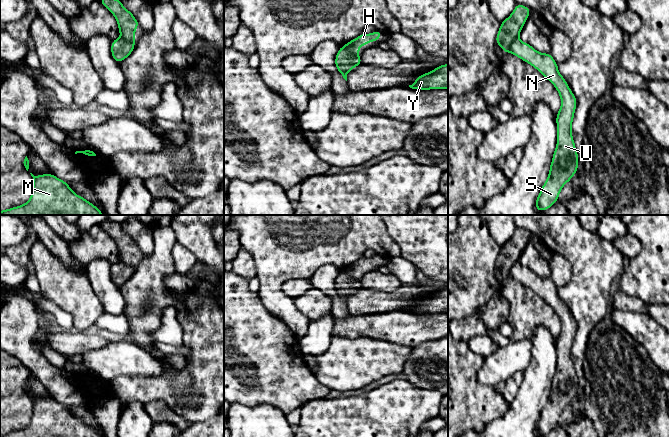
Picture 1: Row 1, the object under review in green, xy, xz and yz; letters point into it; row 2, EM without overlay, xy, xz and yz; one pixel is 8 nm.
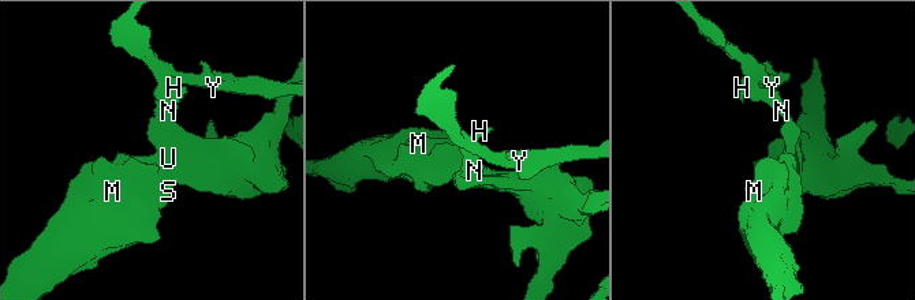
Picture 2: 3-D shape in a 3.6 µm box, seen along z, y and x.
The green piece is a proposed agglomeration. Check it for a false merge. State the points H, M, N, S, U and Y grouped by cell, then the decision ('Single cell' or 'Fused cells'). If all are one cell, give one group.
Groups: H Y / M N S U. Fused cells

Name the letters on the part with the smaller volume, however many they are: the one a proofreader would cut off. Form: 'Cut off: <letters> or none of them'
Cut off: M, N, S, U

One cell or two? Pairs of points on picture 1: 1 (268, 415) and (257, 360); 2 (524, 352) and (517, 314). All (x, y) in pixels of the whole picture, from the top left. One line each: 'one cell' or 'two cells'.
1: two cells
2: two cells

